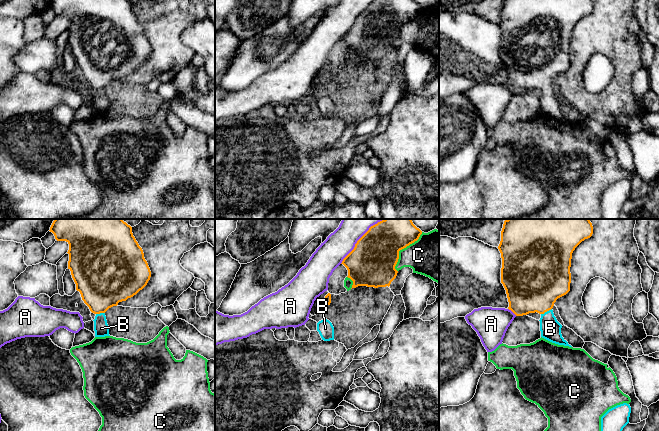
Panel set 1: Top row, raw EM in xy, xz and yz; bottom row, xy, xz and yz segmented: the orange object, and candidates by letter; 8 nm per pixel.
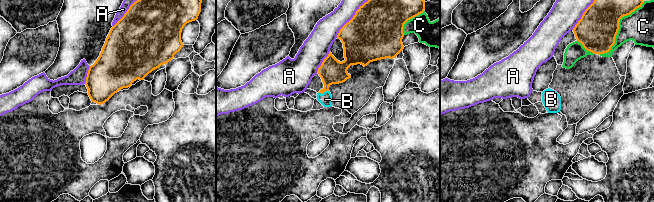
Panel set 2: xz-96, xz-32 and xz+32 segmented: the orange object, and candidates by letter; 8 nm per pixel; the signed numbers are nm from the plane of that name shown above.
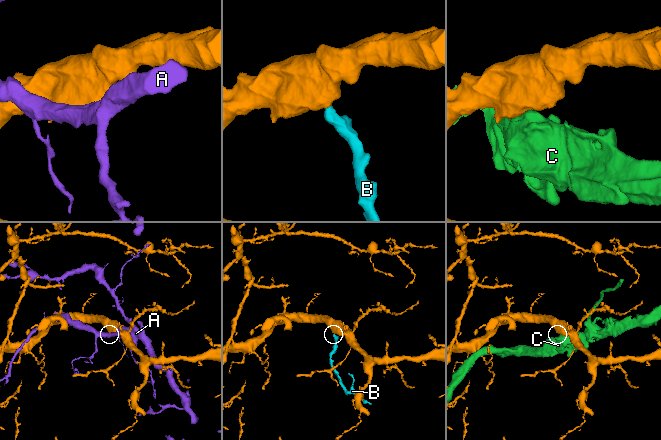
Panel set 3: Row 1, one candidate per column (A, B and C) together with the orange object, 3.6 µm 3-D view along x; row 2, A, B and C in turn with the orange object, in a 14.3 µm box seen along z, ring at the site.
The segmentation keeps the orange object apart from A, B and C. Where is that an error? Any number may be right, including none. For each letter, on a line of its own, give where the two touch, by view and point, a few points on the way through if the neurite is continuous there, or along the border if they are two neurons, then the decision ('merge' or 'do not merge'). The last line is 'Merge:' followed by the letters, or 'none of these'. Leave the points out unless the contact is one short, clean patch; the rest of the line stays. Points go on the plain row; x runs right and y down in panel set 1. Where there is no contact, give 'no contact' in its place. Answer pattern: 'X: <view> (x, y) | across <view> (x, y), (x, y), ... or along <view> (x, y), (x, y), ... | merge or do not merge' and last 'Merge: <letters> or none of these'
A: xz (356, 19) | do not merge
B: yz (546, 87) | across yz (533, 59), (538, 65), (546, 87), (550, 104) | merge
C: xz (401, 25) | do not merge
Merge: B

